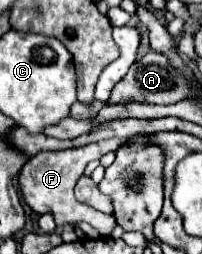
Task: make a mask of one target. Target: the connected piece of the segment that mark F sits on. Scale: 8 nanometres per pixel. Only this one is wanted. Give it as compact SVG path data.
M107 139L107 141L99 141L99 143L89 143L77 149L65 149L65 151L41 151L37 155L33 155L21 169L19 173L19 189L23 193L25 203L39 215L43 213L51 213L57 221L59 227L67 225L67 223L77 223L77 221L85 221L91 227L95 227L99 231L99 235L111 235L111 231L115 229L117 221L113 215L105 215L89 205L83 205L75 199L73 189L75 183L79 181L79 177L83 175L83 169L87 167L89 161L101 159L101 155L109 153L109 151L117 151L121 145L125 145L127 141L123 139Z

